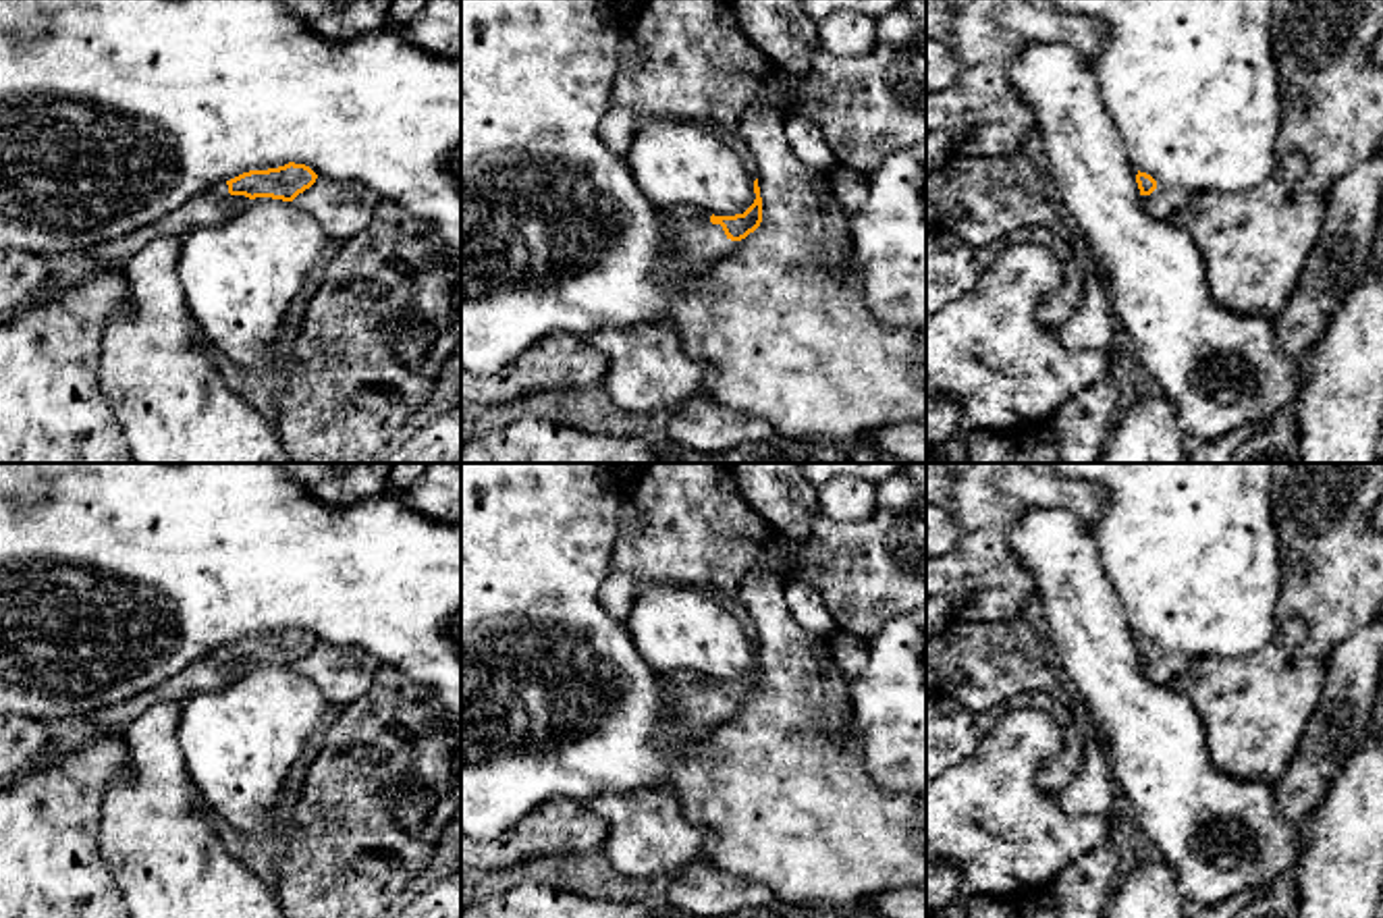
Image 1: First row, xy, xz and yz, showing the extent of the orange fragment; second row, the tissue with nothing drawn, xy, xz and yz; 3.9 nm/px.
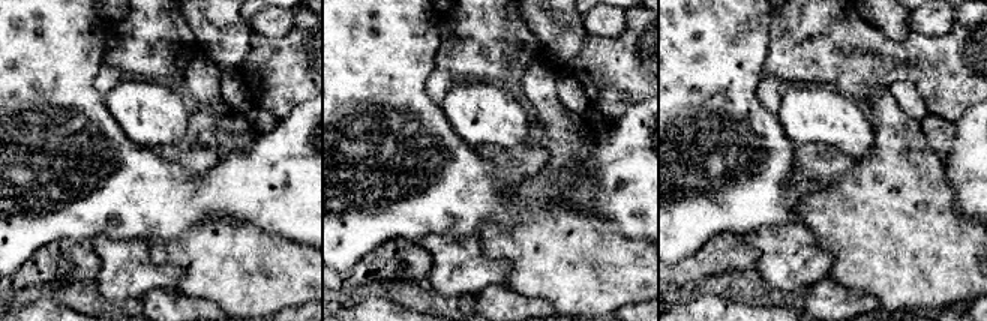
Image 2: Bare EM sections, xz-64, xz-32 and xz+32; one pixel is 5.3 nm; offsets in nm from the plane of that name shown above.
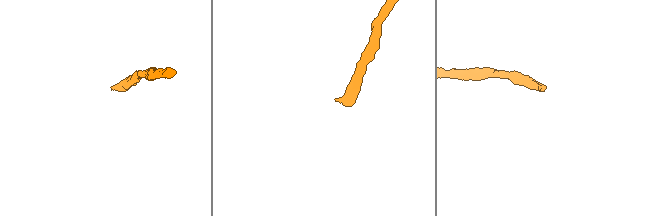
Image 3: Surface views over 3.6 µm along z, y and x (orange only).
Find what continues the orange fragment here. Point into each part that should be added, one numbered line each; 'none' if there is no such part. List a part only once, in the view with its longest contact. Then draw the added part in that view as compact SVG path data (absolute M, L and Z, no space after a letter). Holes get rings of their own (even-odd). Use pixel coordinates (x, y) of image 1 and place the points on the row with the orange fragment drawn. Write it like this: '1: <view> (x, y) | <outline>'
1: xz (694, 235) | M675 204L658 208L658 216L673 245L696 266L725 258L737 245L721 224L710 222L712 214L698 206Z

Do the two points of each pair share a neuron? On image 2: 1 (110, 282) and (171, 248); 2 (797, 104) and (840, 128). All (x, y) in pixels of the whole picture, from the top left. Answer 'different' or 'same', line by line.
1: different
2: same

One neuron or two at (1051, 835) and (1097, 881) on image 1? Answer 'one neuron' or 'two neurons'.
two neurons

